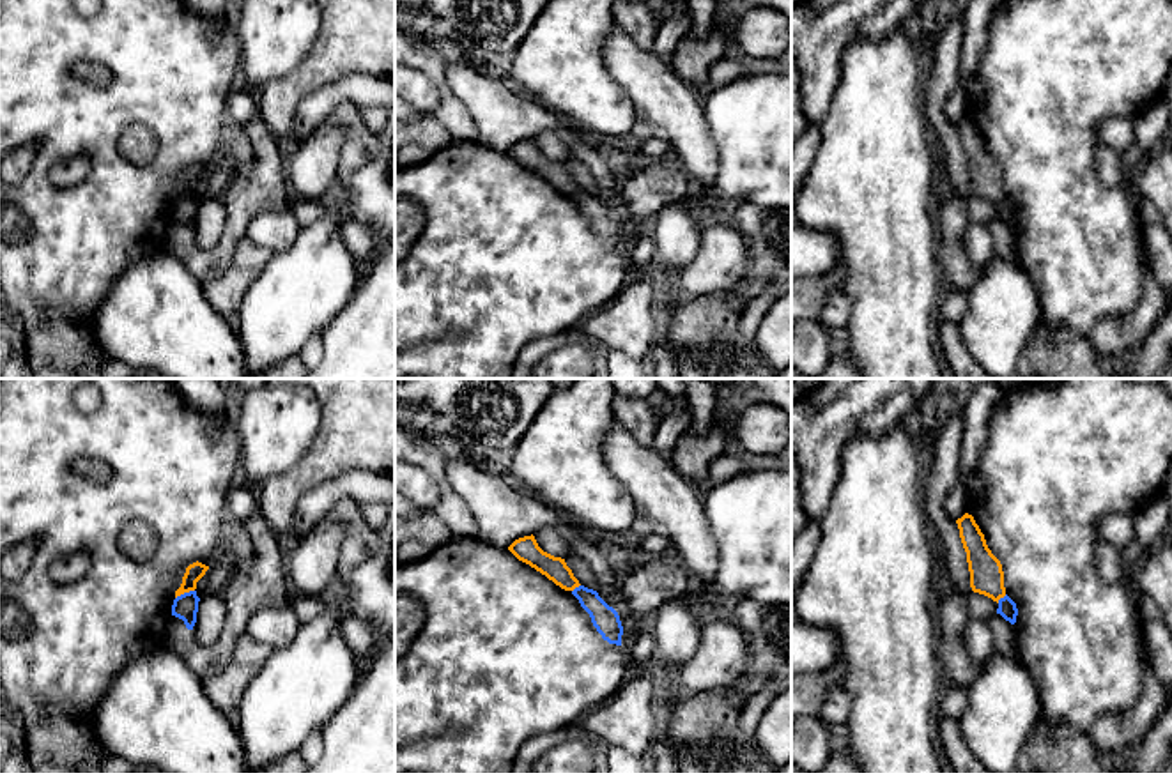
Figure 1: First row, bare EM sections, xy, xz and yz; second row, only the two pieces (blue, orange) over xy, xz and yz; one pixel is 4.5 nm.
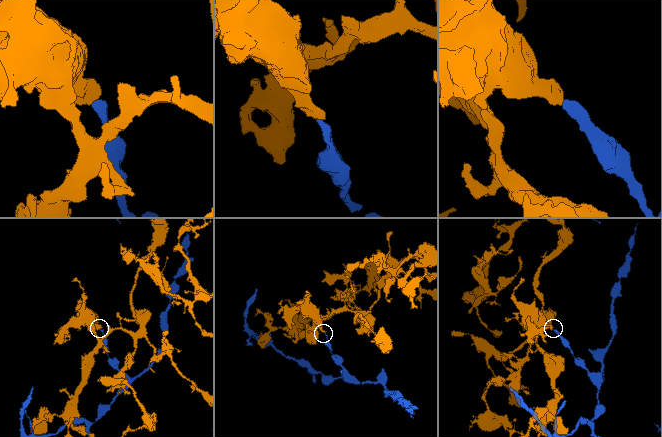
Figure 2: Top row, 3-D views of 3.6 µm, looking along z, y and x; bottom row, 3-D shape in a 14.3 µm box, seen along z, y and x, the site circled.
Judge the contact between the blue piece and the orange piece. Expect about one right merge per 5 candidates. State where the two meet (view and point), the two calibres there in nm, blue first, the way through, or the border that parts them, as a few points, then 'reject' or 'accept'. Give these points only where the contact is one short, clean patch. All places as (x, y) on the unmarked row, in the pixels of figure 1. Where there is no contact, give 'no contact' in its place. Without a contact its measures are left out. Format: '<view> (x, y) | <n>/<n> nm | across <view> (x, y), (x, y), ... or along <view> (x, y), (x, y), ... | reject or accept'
xy (185, 197) | 120/80 nm | along xy (193, 193), (176, 202) | reject

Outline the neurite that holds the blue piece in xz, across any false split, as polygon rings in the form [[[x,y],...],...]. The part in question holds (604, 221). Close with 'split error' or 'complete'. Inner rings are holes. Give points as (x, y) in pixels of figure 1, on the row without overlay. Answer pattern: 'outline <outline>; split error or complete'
outline [[[579,189],[572,195],[581,210],[590,218],[593,230],[609,248],[621,249],[623,230],[618,216],[597,195]]]; complete

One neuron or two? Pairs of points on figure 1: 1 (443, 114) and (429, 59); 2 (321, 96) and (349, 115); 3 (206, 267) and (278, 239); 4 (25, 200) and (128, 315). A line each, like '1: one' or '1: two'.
1: one
2: two
3: two
4: two

